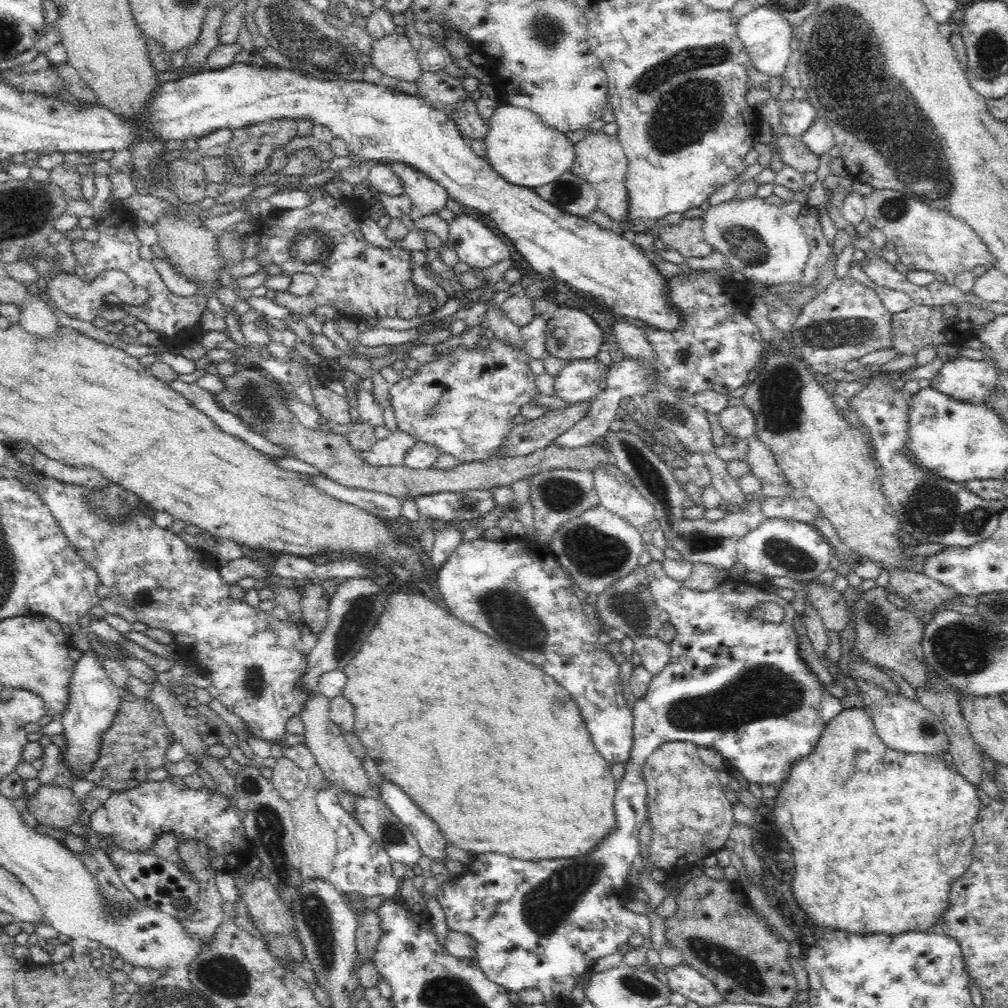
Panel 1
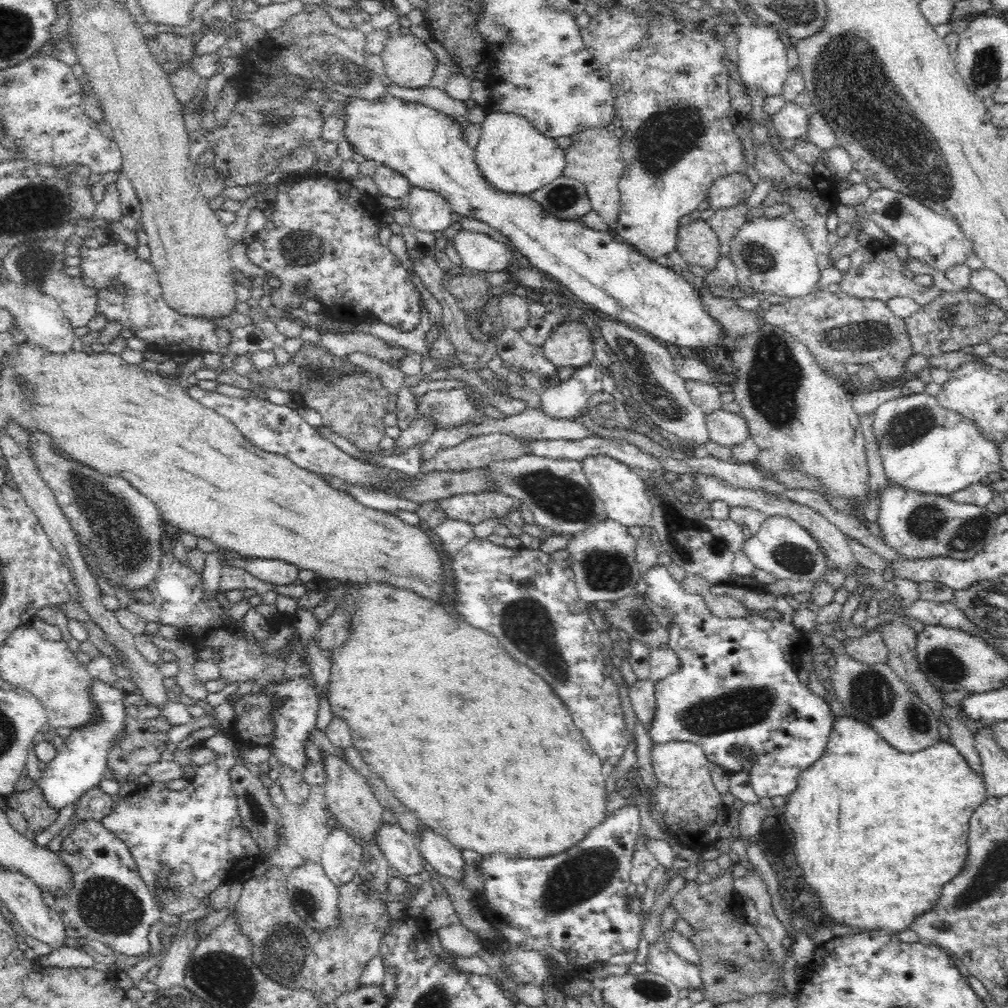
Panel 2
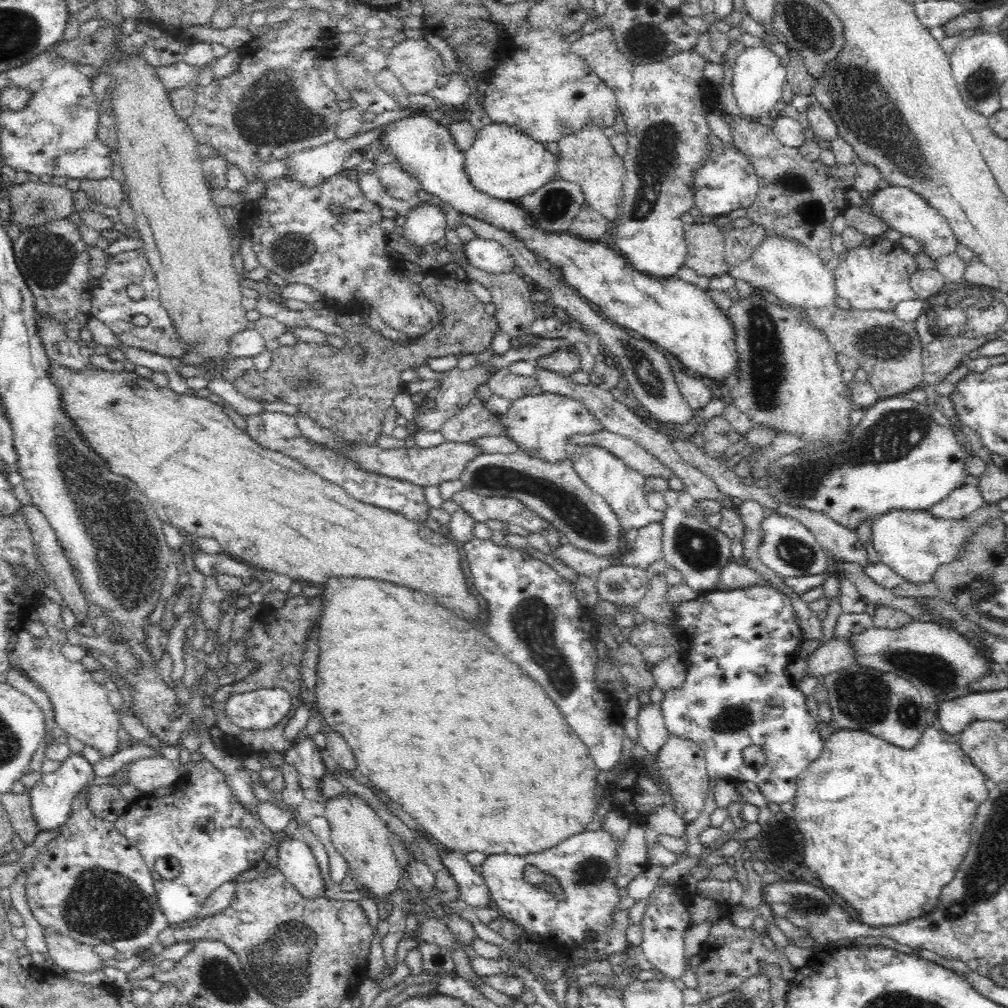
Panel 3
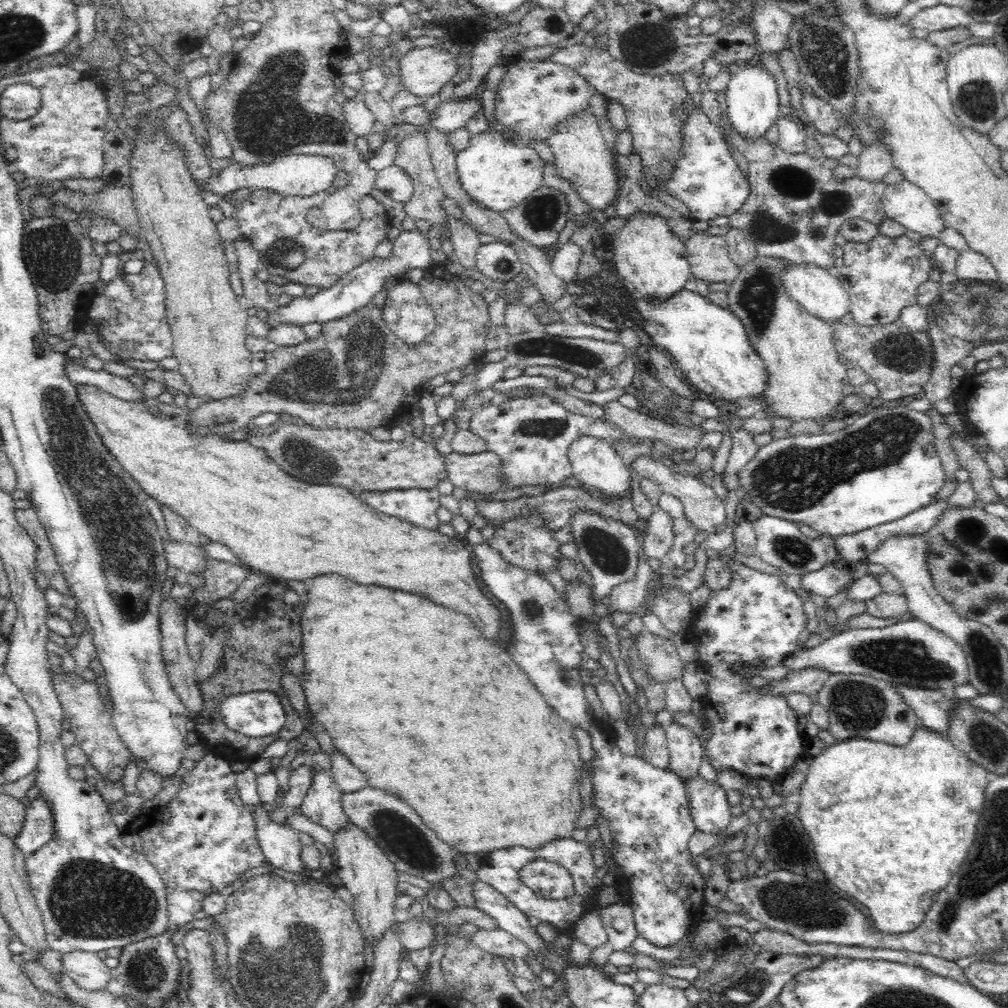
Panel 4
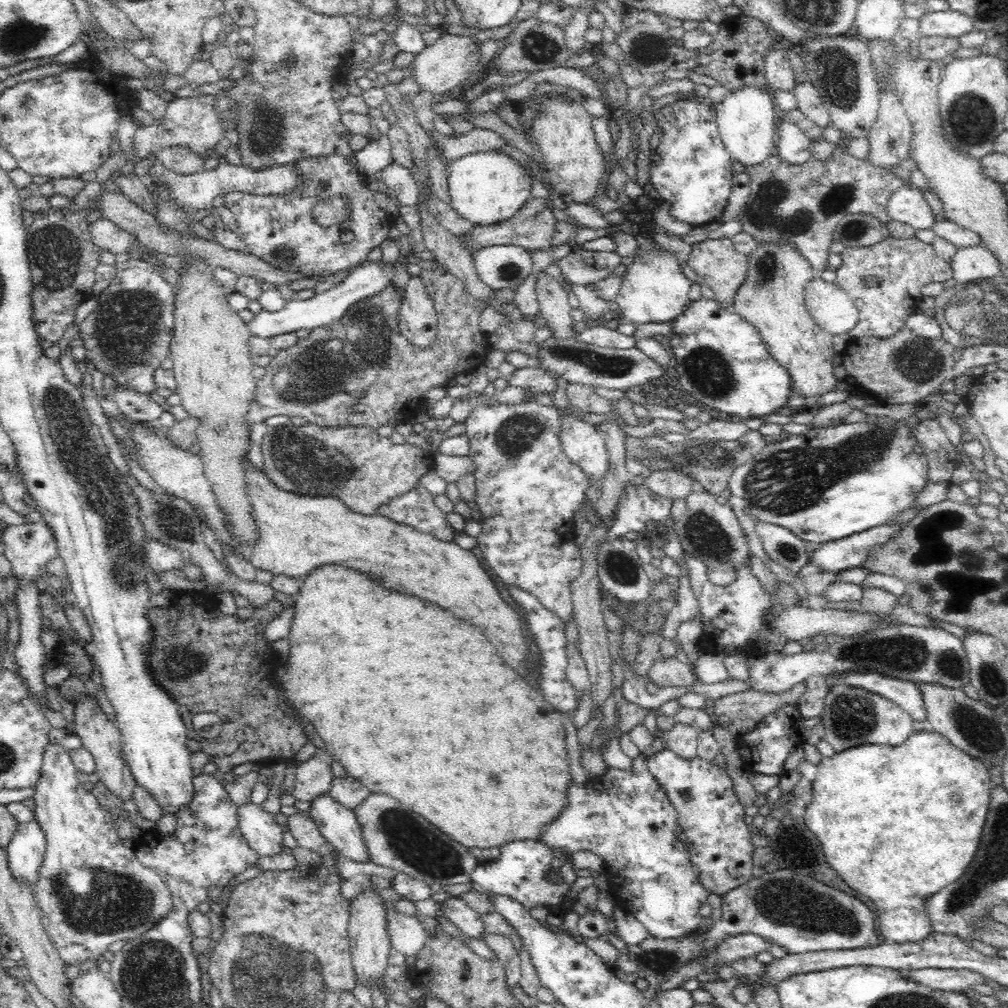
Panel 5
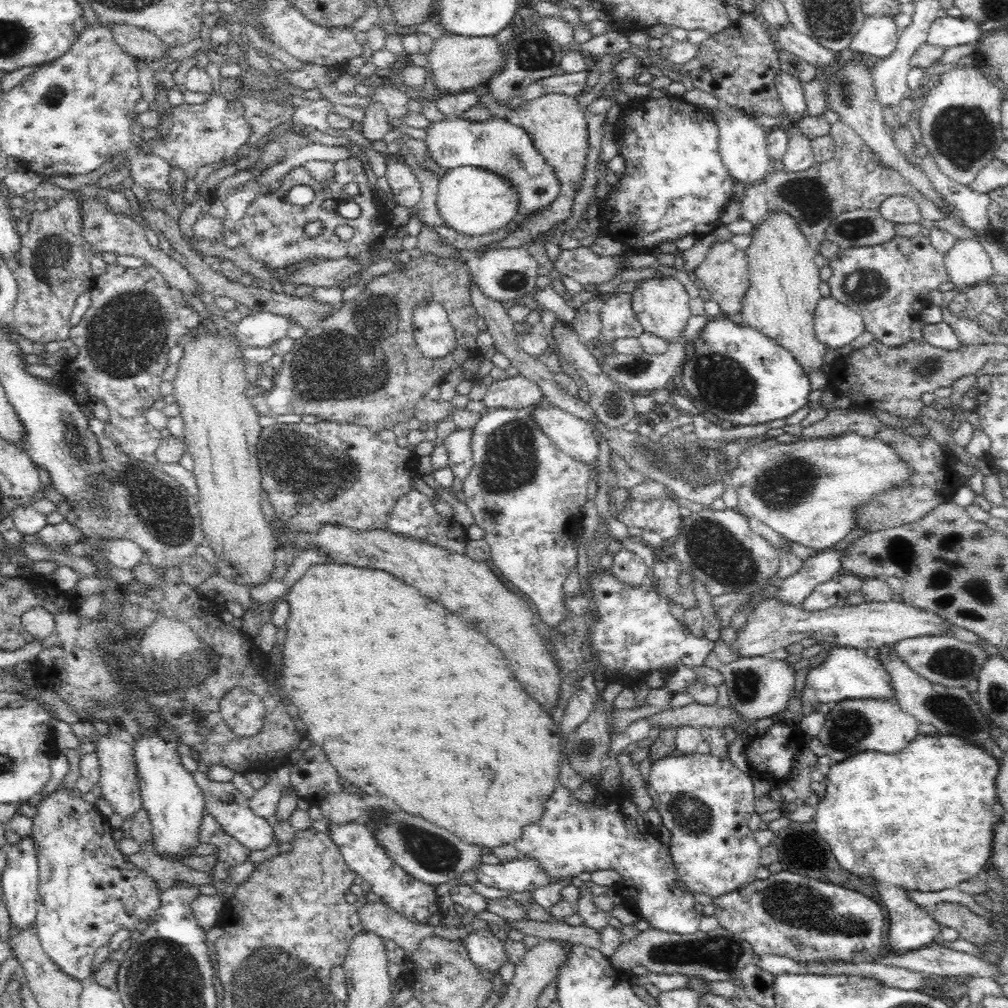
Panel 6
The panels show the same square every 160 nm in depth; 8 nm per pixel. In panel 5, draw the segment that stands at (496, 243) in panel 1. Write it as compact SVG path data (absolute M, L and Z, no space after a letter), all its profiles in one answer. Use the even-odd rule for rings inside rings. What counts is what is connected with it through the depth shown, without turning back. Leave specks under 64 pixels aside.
M487 246L472 255L480 281L501 296L513 293L534 273L531 253L520 246Z

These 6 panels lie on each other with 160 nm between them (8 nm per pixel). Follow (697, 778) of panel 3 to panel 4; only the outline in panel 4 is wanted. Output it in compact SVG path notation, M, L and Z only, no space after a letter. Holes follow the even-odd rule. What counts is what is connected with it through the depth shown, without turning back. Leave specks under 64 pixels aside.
M672 724L666 728L670 752L670 770L682 781L690 781L699 774L703 762L703 743L692 729Z

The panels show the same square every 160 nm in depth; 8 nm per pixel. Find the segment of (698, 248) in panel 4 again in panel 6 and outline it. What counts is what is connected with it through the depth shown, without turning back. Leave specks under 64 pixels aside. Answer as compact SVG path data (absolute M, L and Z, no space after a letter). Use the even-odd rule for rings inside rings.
M718 241L710 246L704 262L696 268L696 277L711 294L711 299L720 306L720 312L727 316L740 316L744 306L744 296L750 286L750 274L746 251L736 248L732 241Z

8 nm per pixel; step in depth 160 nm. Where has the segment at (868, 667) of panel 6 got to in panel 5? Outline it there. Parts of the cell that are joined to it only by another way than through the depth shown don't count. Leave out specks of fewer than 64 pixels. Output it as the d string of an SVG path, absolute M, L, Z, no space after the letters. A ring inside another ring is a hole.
M842 672L842 674L830 674L826 677L826 685L829 687L844 683L852 687L864 688L877 695L890 699L902 707L914 720L927 723L924 697L920 694L920 687L909 680L900 680L880 674L879 672Z

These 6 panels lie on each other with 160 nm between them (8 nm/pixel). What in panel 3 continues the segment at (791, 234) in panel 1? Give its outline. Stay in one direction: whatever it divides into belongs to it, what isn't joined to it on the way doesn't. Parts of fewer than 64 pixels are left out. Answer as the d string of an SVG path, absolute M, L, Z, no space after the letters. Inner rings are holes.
M765 235L760 246L752 253L750 260L732 268L729 276L743 280L752 287L764 289L766 294L782 300L788 306L802 308L826 308L836 306L836 284L834 272L823 264L817 254L797 240L778 235Z

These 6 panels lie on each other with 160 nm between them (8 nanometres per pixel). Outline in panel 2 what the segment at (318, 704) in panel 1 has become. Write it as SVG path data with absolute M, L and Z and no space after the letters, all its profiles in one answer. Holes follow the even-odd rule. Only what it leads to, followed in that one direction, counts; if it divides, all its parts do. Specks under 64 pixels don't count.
M326 754L320 764L326 772L326 784L324 786L326 808L332 812L341 828L346 829L360 845L362 844L361 838L373 840L377 844L375 838L377 830L382 826L384 808L374 797L366 778L354 770L344 757L339 758L334 754Z

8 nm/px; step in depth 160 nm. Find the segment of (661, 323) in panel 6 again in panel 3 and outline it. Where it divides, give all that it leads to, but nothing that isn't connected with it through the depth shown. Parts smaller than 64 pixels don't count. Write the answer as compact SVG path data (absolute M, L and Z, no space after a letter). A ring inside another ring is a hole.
M612 27L582 34L570 48L614 91L618 113L625 120L627 151L622 160L625 177L614 232L615 248L636 272L655 278L672 278L685 265L687 253L686 226L680 216L689 212L694 205L694 172L708 160L712 152L710 140L715 136L706 121L706 114L717 107L716 87L708 83L703 74L706 62L713 57L706 58L695 49L688 49L678 51L660 62L636 64L618 49Z

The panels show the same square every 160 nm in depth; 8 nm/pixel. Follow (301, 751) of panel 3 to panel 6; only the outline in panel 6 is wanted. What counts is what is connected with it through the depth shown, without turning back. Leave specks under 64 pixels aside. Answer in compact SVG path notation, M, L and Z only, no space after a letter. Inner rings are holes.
M356 821L342 824L342 826L333 826L333 824L328 824L328 826L330 827L329 837L334 841L334 844L339 846L348 868L368 883L372 887L372 892L378 897L382 897L382 901L390 908L400 915L408 917L410 921L422 924L426 924L428 918L433 914L442 914L437 905L435 888L416 880L402 867L394 864L384 848L375 839L375 835L364 824Z

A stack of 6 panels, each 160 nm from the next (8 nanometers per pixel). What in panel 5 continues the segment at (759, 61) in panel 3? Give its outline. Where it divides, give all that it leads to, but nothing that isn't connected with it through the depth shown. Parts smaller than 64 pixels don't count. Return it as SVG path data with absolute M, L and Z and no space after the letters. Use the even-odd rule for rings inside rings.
M756 87L740 88L728 93L723 101L714 103L713 108L718 130L730 159L737 160L748 168L760 164L770 155L775 145L772 137L778 132L780 120L771 90L762 92Z

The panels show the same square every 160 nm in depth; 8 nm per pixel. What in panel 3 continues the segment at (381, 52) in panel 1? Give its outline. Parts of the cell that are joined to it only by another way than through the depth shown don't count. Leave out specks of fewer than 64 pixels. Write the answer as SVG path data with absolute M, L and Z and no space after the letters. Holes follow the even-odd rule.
M407 38L396 43L387 56L389 69L409 94L428 94L446 74L443 58L426 39Z

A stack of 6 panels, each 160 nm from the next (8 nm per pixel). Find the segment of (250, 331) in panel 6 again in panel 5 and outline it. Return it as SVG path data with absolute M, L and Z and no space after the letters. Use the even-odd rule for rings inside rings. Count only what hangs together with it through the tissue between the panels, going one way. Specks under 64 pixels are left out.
M382 260L378 263L362 263L352 269L352 272L340 284L331 285L329 290L322 292L322 294L316 294L312 298L308 298L308 300L300 300L296 297L289 298L286 305L279 312L262 310L247 323L248 328L253 336L271 340L282 334L296 333L302 329L312 330L333 324L332 322L344 317L351 305L382 293L382 290L393 282L389 273L394 272L394 270L396 270L395 264L388 264L387 266Z

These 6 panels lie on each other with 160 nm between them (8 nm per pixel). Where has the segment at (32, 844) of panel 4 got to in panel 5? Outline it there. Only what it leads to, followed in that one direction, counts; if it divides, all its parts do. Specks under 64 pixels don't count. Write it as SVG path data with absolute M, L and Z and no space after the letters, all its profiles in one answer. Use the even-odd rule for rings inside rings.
M35 819L30 820L28 824L19 824L18 831L5 849L8 867L21 884L36 884L45 848L46 837Z

